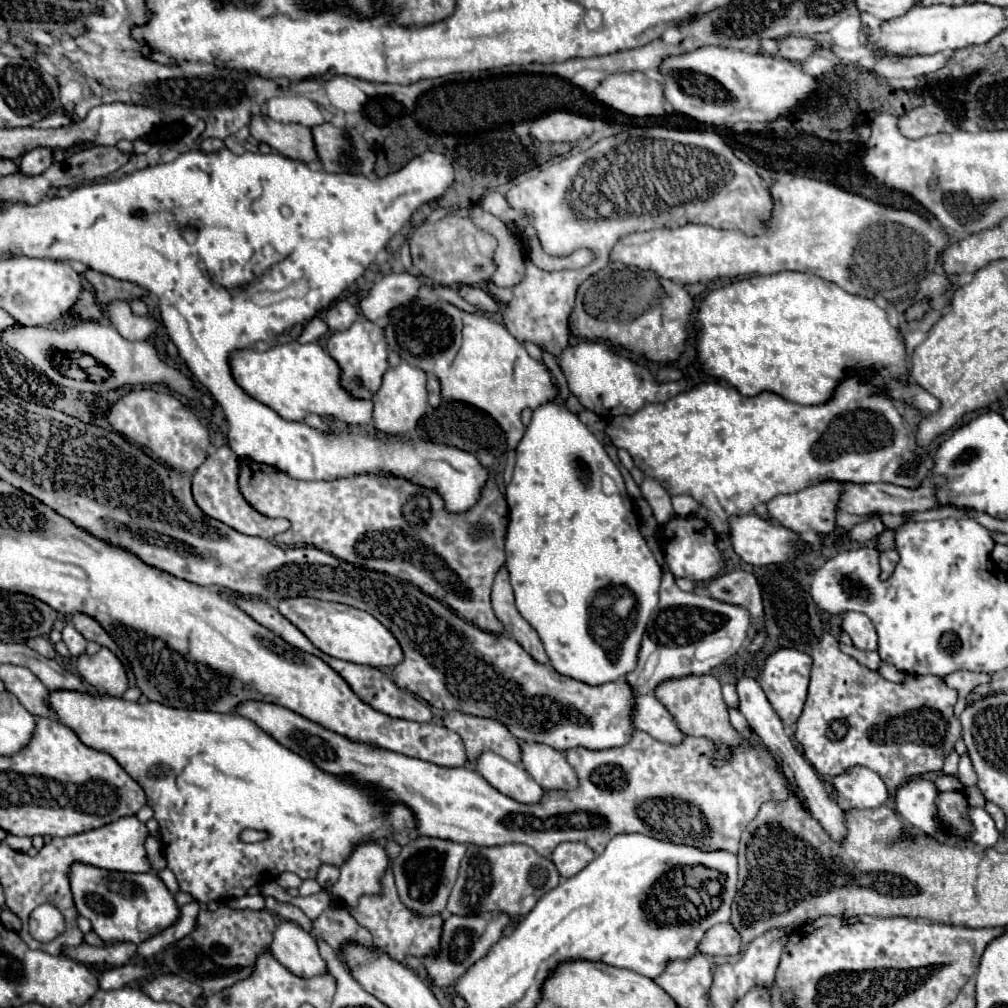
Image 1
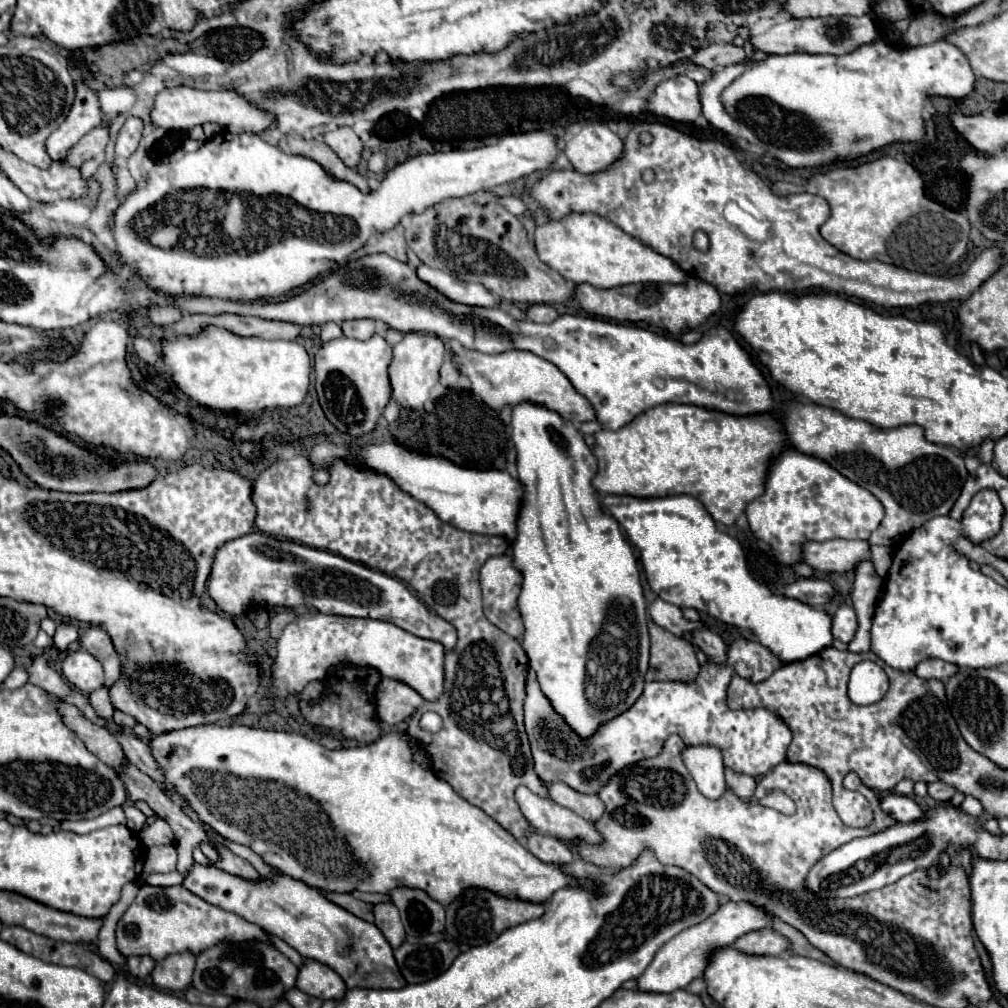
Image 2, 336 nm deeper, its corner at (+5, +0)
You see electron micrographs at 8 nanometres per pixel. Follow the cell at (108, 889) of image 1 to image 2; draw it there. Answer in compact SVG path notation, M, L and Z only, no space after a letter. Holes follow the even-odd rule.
M143 885L139 895L129 905L125 915L117 925L117 949L123 957L131 955L147 955L155 961L165 959L167 955L175 955L179 951L205 951L215 943L243 943L247 939L263 939L269 941L267 933L243 917L229 913L225 909L213 907L211 903L203 901L201 897L193 895L191 891L175 885L175 887L151 887Z

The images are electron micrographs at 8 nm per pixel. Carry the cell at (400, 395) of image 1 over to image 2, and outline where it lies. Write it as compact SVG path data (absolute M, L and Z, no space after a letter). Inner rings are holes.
M407 333L403 335L401 343L393 347L393 363L389 367L391 387L393 387L393 399L401 407L409 409L424 409L425 401L431 395L433 385L439 381L439 367L443 363L445 345L437 335L427 333Z

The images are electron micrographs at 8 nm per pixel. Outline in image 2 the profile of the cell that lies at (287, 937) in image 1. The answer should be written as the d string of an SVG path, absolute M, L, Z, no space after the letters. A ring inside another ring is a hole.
M307 961L305 967L299 971L297 989L321 1001L343 999L343 995L347 993L343 979L339 979L339 975L331 971L331 967L321 965L317 961Z

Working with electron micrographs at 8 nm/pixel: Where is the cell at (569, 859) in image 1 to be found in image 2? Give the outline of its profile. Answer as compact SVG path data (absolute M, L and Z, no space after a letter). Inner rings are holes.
M537 831L527 837L527 849L529 849L537 859L541 859L543 863L567 865L567 863L573 861L573 853L571 853L571 849L569 849L563 841L551 837L551 835L537 833Z

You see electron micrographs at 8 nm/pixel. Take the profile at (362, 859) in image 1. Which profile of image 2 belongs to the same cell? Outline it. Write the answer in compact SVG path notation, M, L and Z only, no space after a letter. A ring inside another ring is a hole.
M381 903L381 905L375 905L373 913L375 913L375 925L387 937L391 947L393 949L399 947L405 941L405 931L403 931L401 919L399 919L397 907L393 903Z

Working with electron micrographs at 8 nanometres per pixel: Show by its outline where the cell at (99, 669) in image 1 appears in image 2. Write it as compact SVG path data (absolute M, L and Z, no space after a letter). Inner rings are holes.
M83 649L69 653L63 659L61 669L63 669L63 677L67 679L67 683L73 685L81 693L91 693L91 691L103 687L101 663Z

